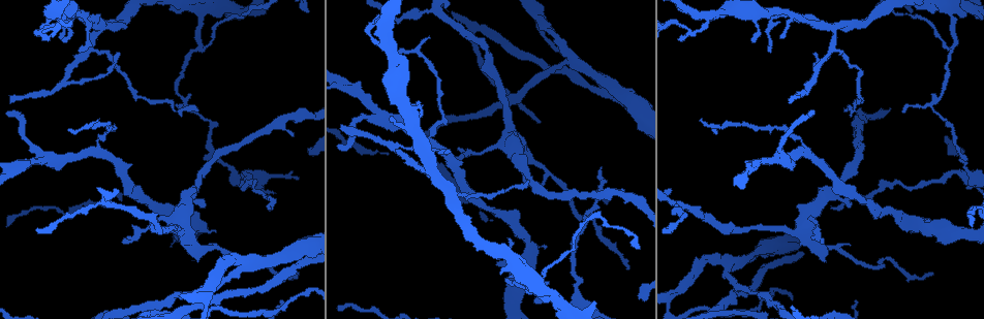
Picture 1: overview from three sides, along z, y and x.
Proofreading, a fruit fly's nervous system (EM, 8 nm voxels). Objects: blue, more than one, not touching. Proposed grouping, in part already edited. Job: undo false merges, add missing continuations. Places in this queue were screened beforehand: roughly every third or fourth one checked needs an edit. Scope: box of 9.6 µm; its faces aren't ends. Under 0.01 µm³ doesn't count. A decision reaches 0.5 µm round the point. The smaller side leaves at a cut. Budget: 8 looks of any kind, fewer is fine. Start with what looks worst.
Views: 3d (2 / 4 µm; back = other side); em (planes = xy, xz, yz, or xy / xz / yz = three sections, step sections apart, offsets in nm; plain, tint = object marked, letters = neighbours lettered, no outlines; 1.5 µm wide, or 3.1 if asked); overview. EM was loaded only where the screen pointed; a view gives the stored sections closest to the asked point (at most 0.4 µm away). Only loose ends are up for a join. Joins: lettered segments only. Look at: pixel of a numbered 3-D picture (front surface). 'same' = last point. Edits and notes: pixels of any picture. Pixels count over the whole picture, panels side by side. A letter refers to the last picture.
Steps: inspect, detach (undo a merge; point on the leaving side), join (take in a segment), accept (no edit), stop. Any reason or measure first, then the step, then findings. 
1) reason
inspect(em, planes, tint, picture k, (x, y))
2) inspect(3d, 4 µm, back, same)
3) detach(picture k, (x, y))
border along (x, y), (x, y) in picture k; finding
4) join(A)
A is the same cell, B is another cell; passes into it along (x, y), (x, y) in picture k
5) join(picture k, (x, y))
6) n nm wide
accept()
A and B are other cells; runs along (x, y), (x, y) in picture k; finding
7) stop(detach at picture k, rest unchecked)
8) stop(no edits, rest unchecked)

branch stops here
inspect(3d, 4 µm, picture 1, (628, 268))

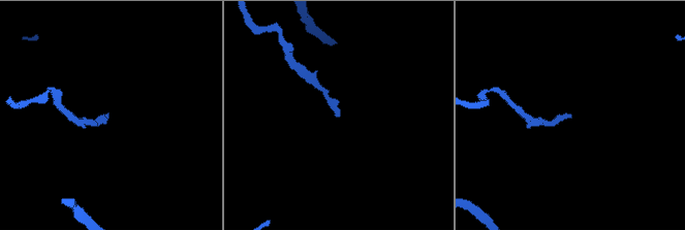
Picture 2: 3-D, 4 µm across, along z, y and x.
inspect(em, planes, plain, picture 2, (339, 117))

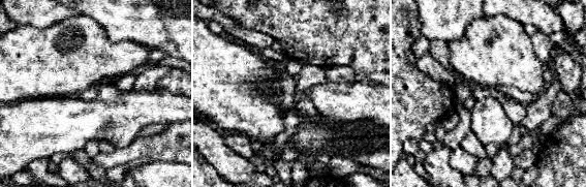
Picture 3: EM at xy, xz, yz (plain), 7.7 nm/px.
inspect(em, planes, letters, same)

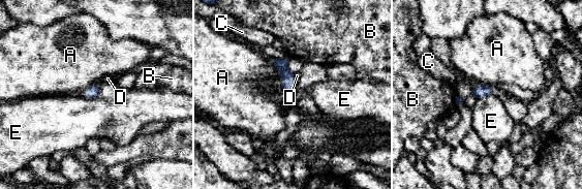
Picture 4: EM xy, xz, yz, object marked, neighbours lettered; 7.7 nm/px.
accept()
A, B, C, D and E are other cells; border along (82, 92), (88, 98), (97, 94) in picture 4; none of them fits

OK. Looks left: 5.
an open end
inspect(em, yz, step 8, tint, picture 1, (50, 38))

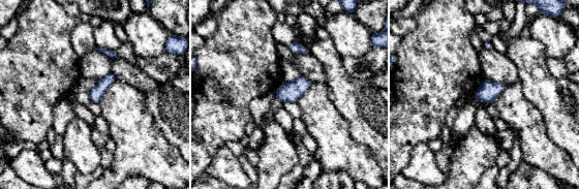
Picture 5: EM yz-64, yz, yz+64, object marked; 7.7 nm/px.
inspect(em, planes, letters, same)

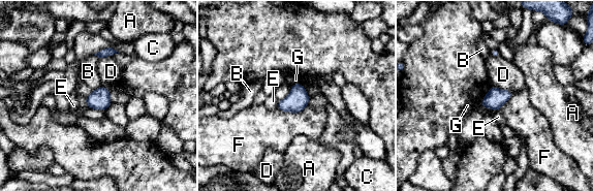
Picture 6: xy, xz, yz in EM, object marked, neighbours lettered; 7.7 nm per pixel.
150 nm wide
accept()
A, B, C, D, E, F and G are other cells; none of them fits

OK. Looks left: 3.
narrows sharply
inspect(3d, 2 µm, picture 1, (522, 92))

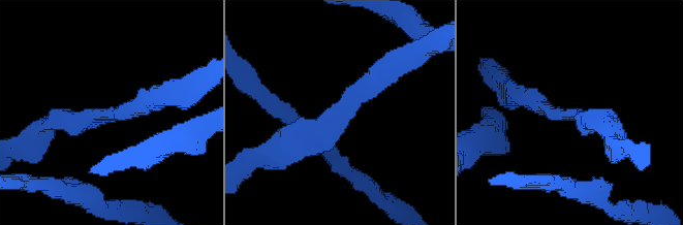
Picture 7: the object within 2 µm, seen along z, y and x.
arms of 160, 200 nm
inspect(em, planes, plain, picture 7, (329, 110))

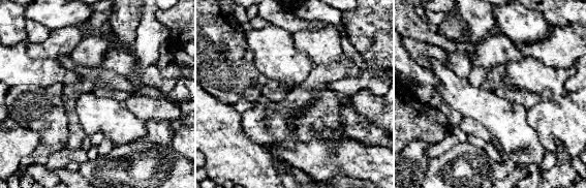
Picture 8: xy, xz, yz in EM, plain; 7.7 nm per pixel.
see the neighbours
inspect(em, planes, letters, same)

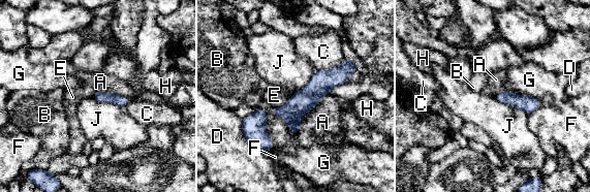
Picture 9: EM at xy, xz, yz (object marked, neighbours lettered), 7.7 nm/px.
accept()
A, B, C, D, E, F, G, H and J are other cells; runs along (348, 64), (292, 110), (275, 110) in picture 9; all the same neuron

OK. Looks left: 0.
stop(no edits, rest unchecked)

